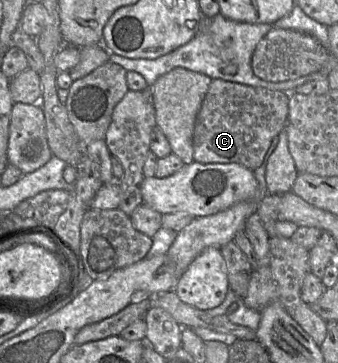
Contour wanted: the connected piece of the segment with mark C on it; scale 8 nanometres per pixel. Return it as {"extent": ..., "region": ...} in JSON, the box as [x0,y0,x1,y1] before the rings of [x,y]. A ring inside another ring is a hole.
{"extent":[194,79,288,171],"region":[[[213,79],[194,125],[194,161],[237,163],[254,171],[262,165],[273,138],[285,128],[288,102],[282,91]]]}

